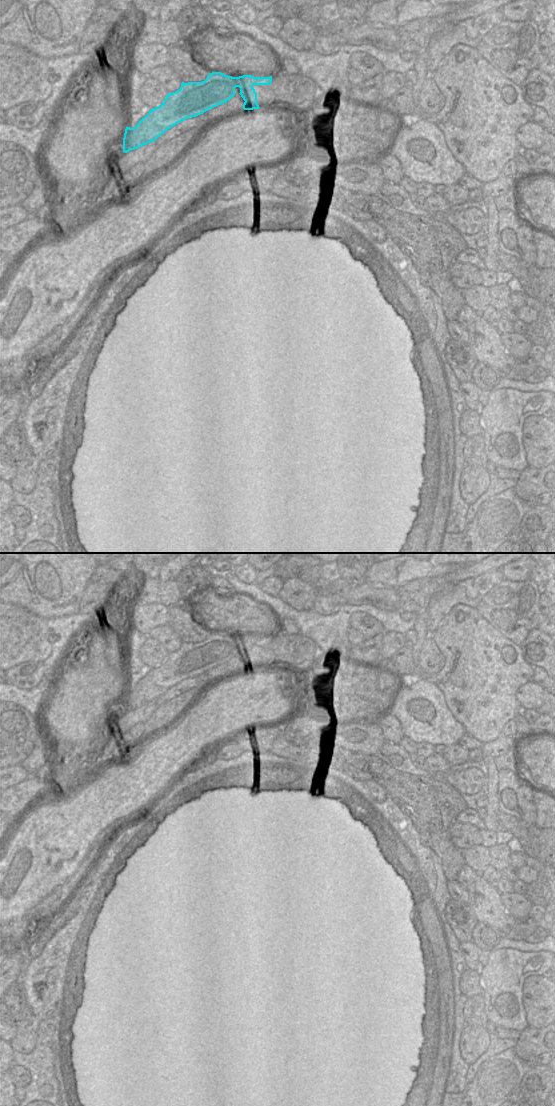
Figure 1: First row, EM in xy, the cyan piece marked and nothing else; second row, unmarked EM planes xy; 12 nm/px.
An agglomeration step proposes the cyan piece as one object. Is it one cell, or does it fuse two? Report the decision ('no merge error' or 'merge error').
merge error

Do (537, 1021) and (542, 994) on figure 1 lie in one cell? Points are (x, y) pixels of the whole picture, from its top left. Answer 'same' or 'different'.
same

